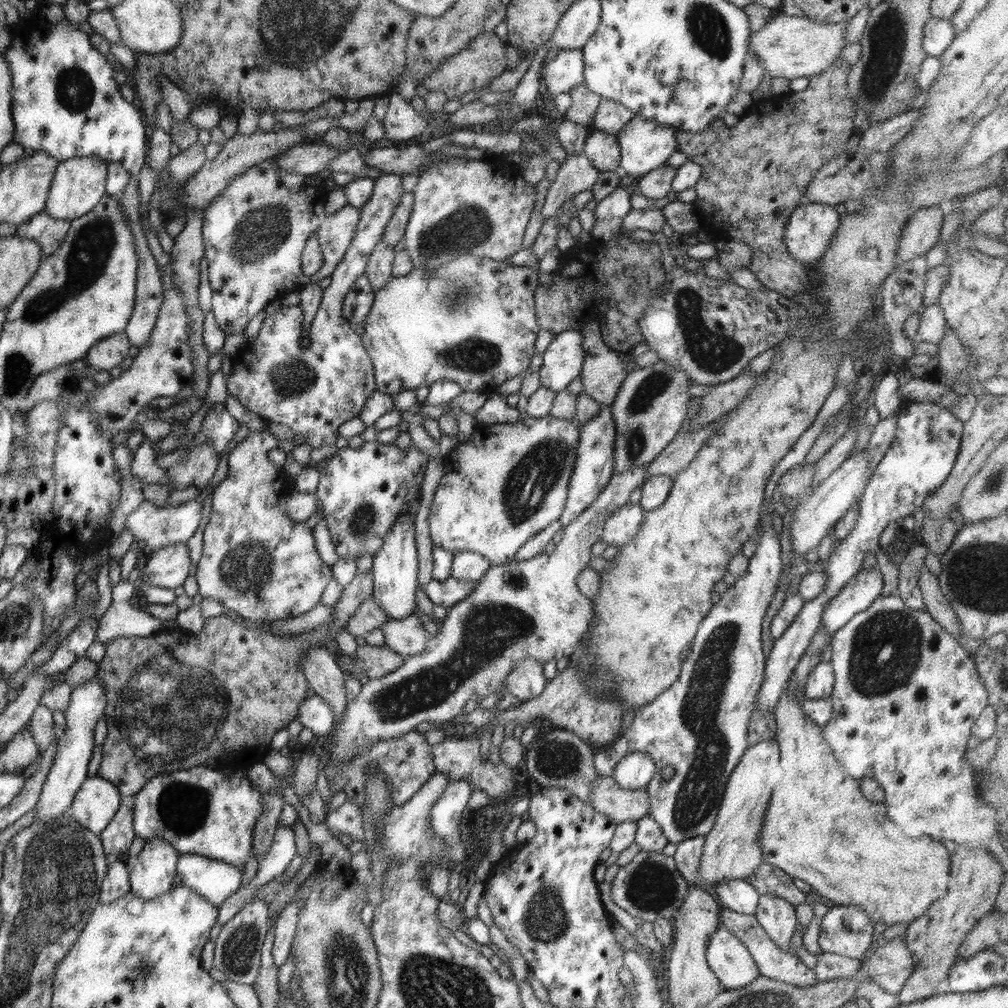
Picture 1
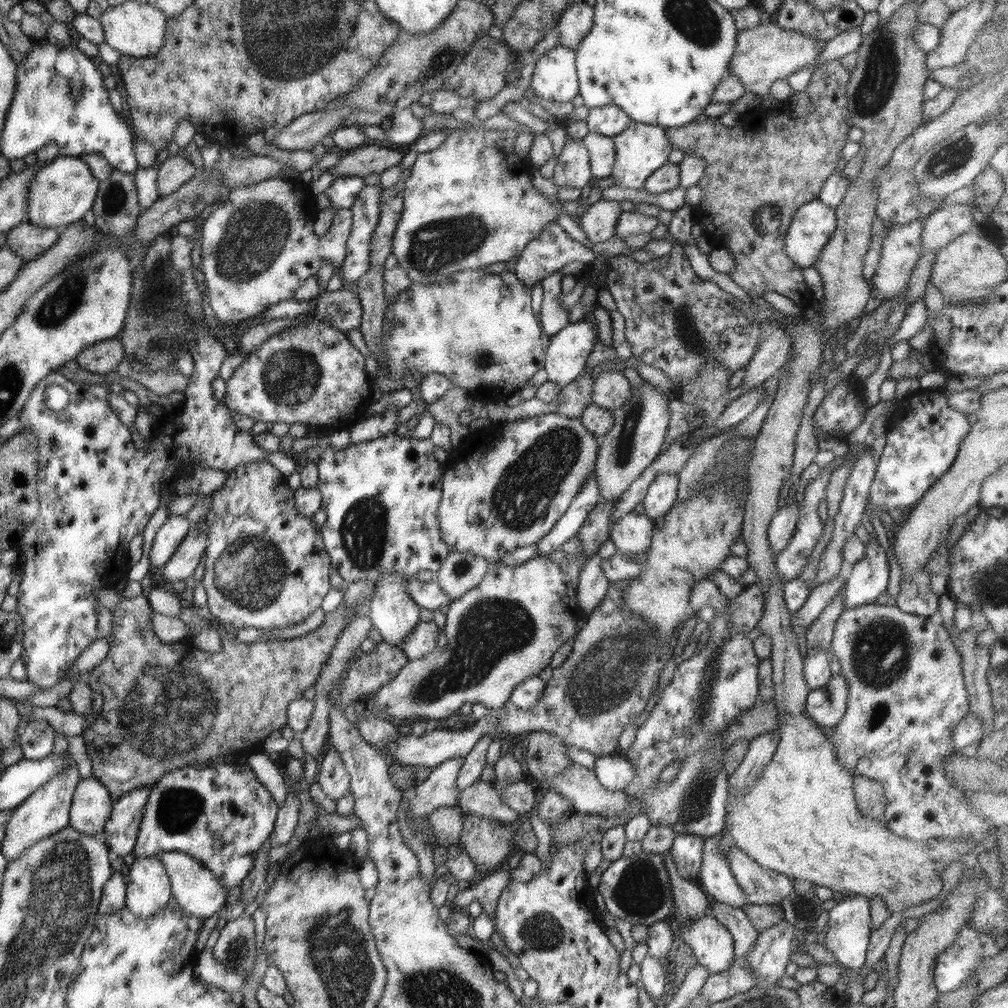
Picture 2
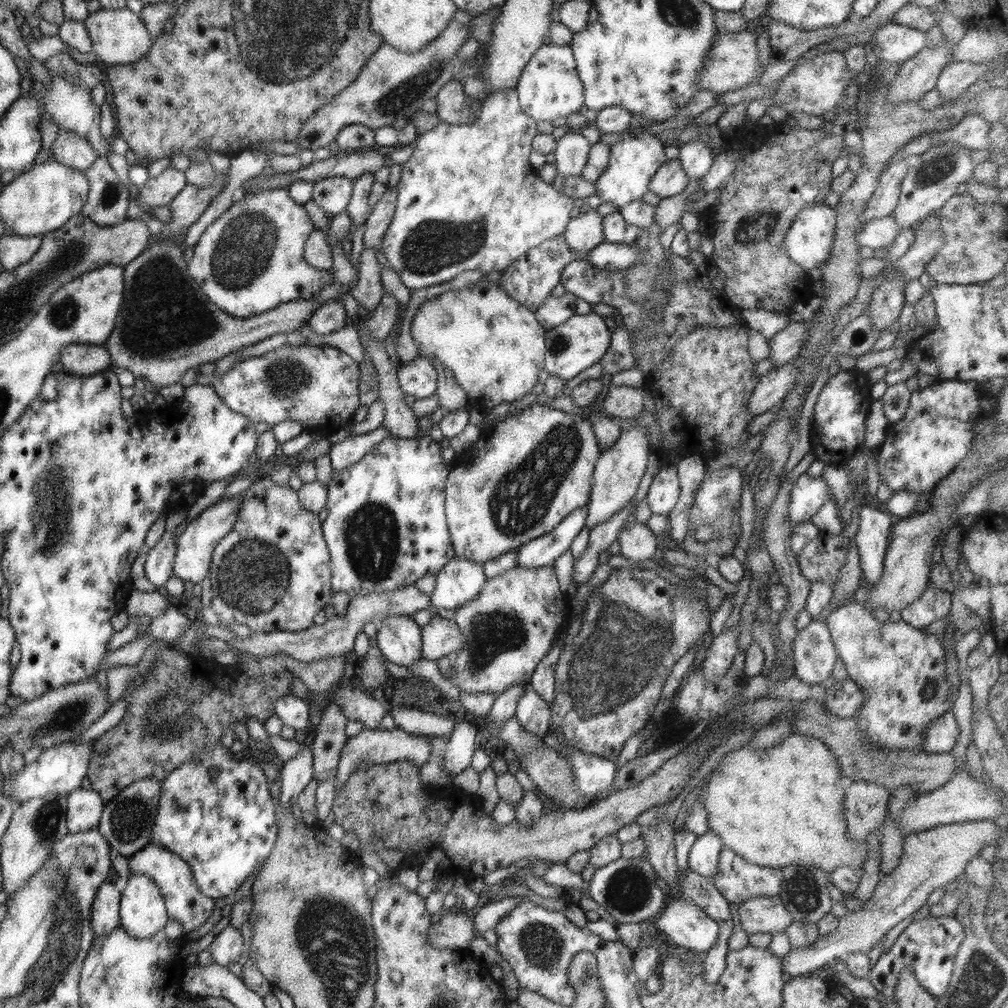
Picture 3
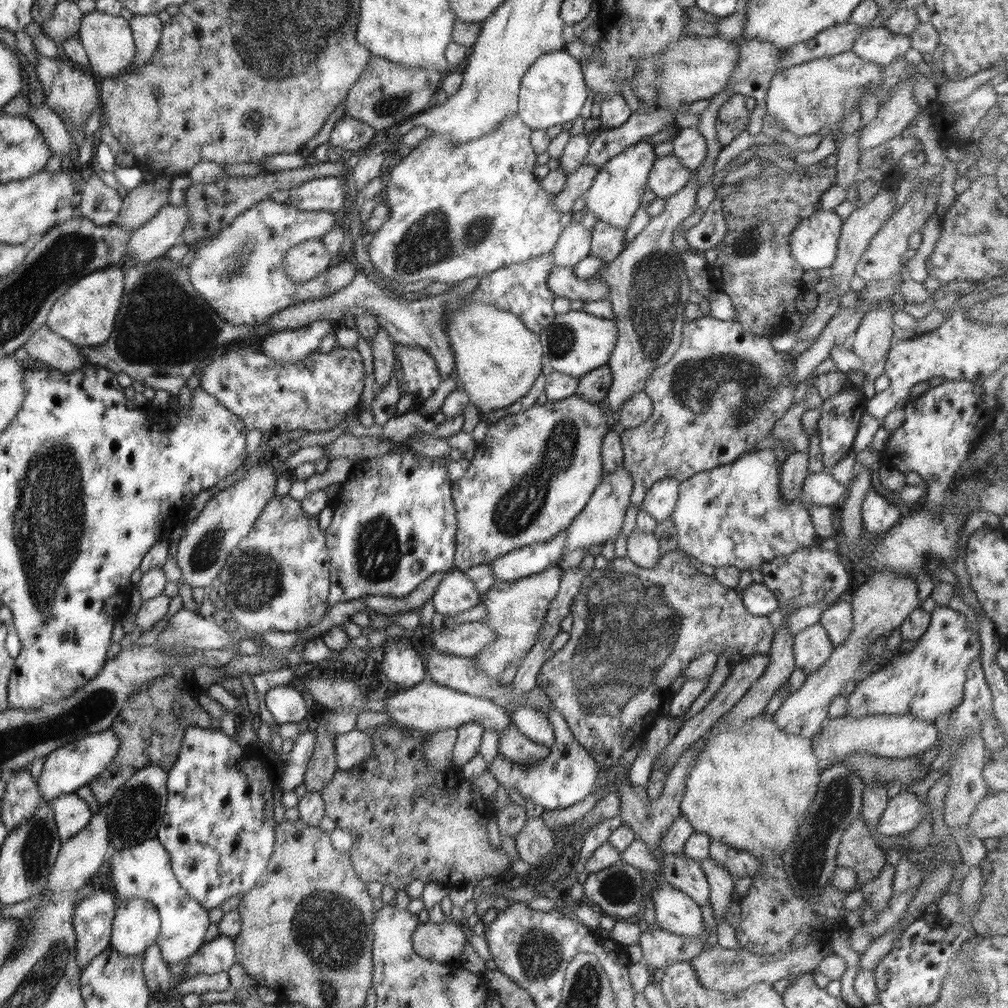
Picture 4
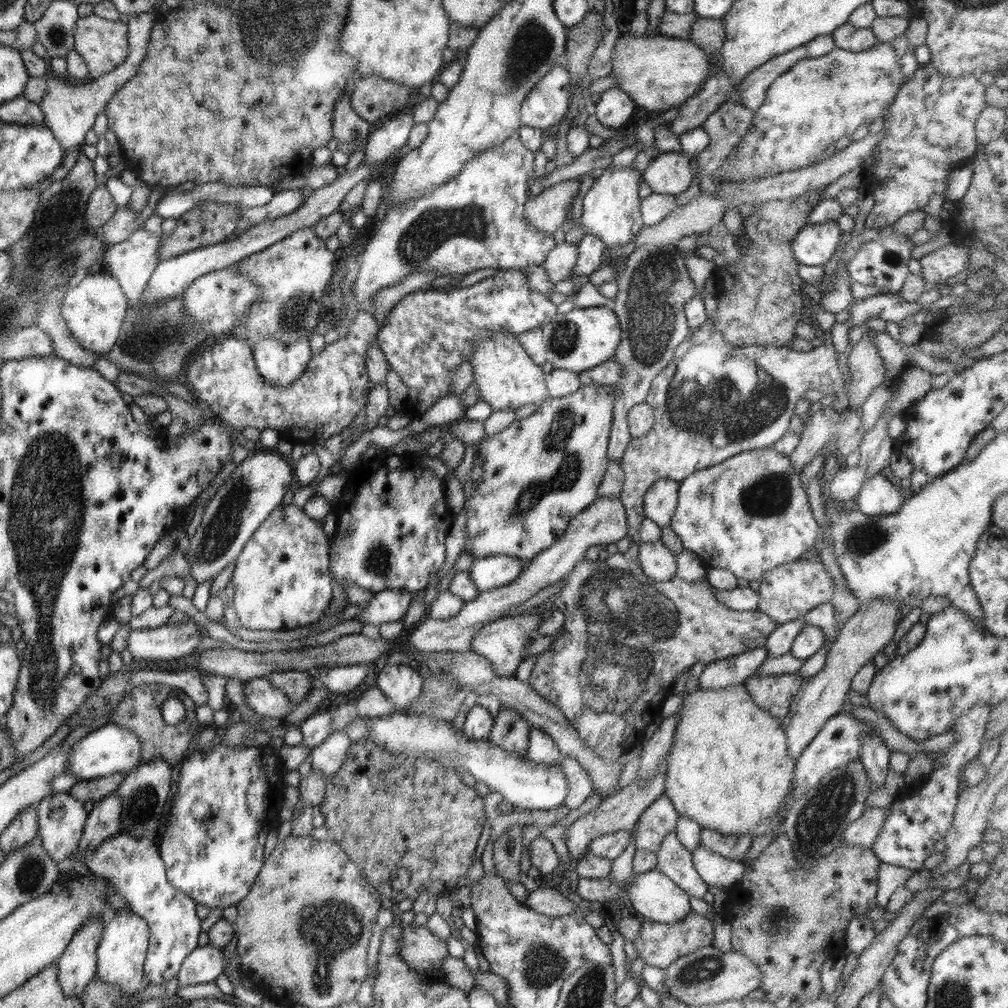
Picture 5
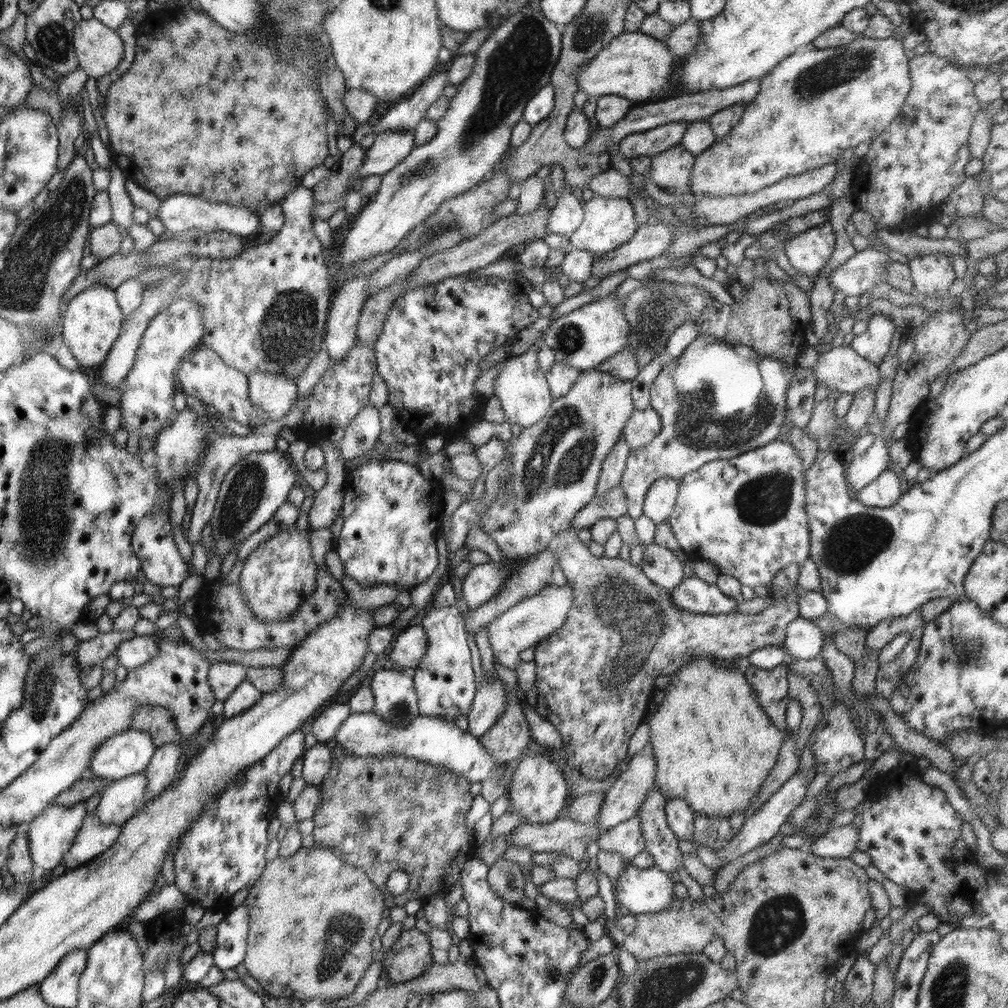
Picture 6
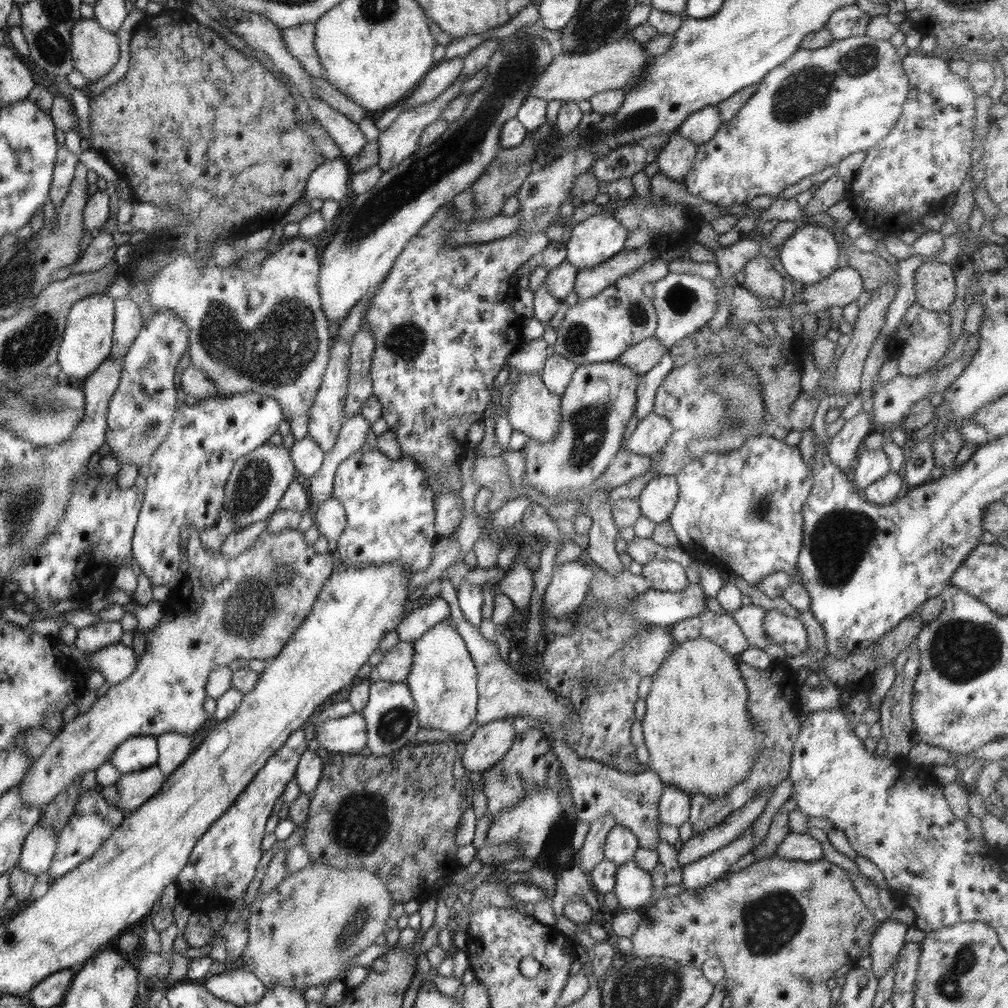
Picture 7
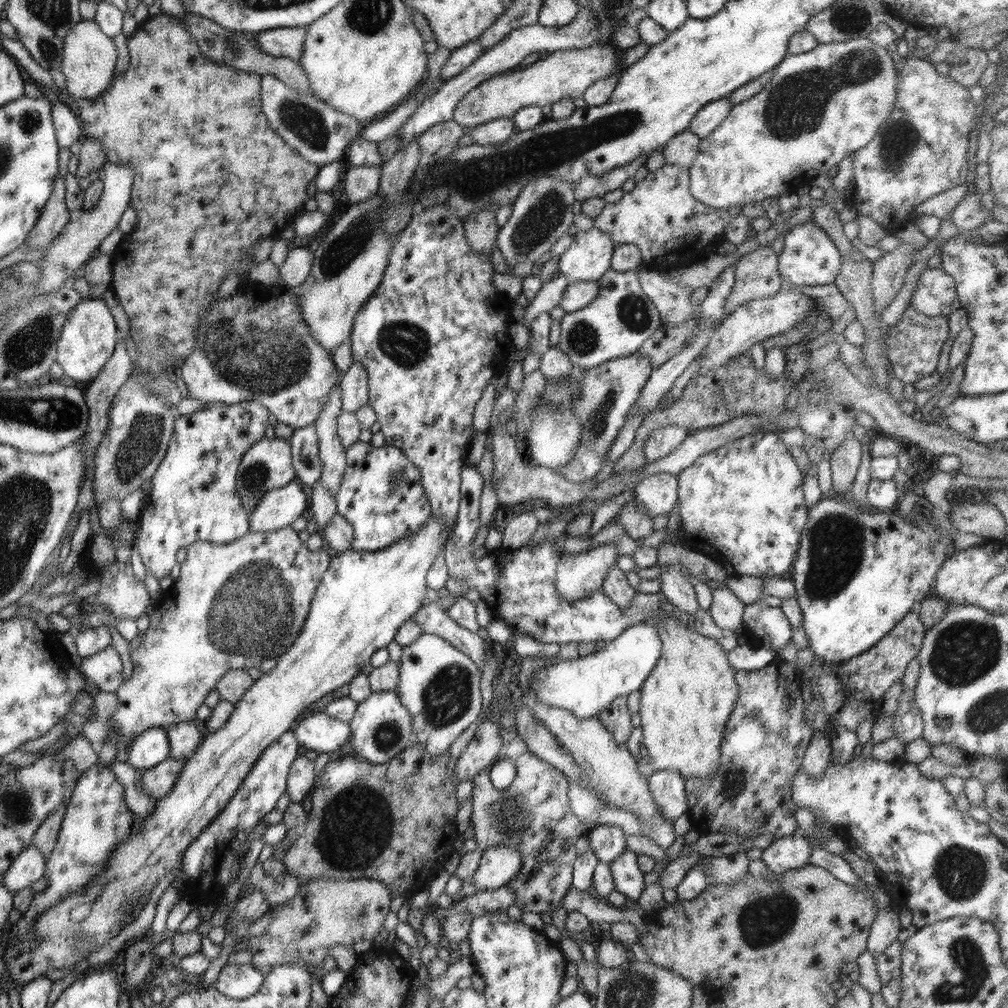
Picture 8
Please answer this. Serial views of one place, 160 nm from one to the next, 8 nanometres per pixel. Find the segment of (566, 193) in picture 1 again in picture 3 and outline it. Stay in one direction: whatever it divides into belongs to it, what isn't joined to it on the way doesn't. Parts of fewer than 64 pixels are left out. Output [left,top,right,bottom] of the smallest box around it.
[553,130,591,176]

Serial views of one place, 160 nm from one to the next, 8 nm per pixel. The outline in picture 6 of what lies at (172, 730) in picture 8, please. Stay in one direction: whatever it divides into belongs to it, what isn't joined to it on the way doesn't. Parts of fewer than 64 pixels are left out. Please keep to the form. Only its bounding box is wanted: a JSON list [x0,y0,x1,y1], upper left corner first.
[144,744,184,802]

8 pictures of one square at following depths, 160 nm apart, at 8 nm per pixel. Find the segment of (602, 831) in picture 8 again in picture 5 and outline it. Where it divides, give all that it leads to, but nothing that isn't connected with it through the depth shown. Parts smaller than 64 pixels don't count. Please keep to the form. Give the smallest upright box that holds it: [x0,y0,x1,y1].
[630,795,679,852]

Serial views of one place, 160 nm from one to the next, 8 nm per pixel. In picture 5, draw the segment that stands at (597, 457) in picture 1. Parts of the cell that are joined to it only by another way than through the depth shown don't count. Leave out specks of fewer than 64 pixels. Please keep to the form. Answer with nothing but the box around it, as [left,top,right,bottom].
[468,555,528,593]

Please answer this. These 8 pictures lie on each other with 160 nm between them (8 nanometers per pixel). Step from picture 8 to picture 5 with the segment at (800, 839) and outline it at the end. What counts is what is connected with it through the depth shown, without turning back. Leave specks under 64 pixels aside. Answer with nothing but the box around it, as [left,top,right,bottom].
[841,807,887,848]

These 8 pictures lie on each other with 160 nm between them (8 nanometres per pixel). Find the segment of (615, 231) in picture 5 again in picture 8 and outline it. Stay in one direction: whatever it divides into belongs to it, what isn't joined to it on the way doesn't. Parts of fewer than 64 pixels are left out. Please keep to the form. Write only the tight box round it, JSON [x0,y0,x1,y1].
[559,226,616,284]

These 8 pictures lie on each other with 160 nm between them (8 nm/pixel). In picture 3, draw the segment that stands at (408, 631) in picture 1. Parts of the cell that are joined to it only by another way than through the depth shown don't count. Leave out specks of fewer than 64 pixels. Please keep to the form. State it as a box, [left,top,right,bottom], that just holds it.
[421,614,466,660]

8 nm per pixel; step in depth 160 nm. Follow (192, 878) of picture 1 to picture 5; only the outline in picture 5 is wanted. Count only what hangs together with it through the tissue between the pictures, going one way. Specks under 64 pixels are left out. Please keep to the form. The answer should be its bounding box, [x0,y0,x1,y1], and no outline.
[84,833,202,984]

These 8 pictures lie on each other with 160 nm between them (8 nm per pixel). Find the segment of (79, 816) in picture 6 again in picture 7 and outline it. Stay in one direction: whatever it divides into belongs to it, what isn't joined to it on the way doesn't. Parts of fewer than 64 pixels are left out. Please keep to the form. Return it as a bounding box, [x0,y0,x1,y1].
[18,826,57,876]

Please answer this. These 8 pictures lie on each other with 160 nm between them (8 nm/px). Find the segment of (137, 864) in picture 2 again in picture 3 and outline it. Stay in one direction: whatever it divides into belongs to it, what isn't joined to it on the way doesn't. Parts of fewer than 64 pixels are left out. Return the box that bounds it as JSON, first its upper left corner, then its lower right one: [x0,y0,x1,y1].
[119,874,166,940]

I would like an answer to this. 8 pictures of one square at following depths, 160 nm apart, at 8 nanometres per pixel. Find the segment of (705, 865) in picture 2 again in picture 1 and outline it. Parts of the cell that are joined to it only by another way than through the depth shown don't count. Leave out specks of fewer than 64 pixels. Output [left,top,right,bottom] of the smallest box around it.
[713,879,761,915]

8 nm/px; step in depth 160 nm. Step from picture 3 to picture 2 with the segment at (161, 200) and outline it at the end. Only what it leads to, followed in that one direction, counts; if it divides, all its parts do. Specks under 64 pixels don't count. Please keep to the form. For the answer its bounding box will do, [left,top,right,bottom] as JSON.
[157,154,195,196]

